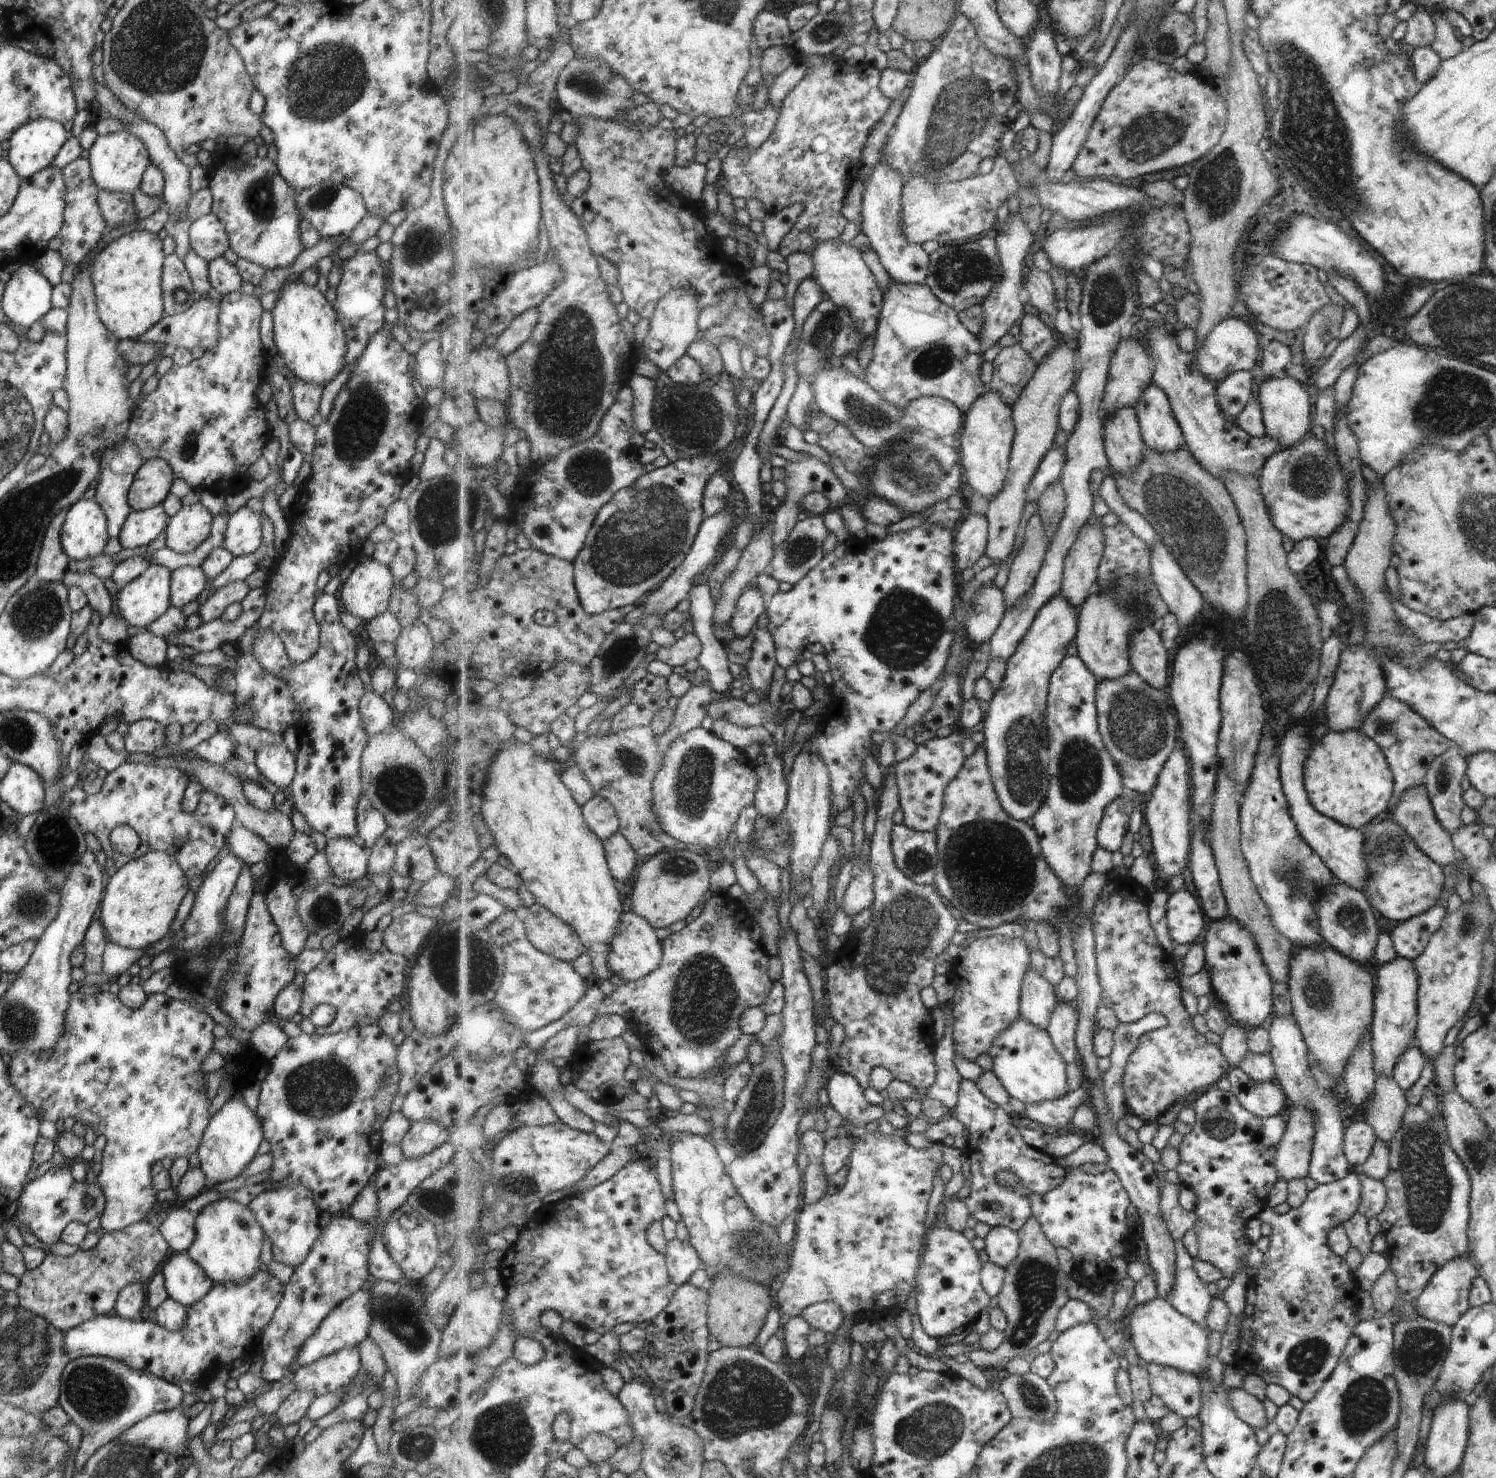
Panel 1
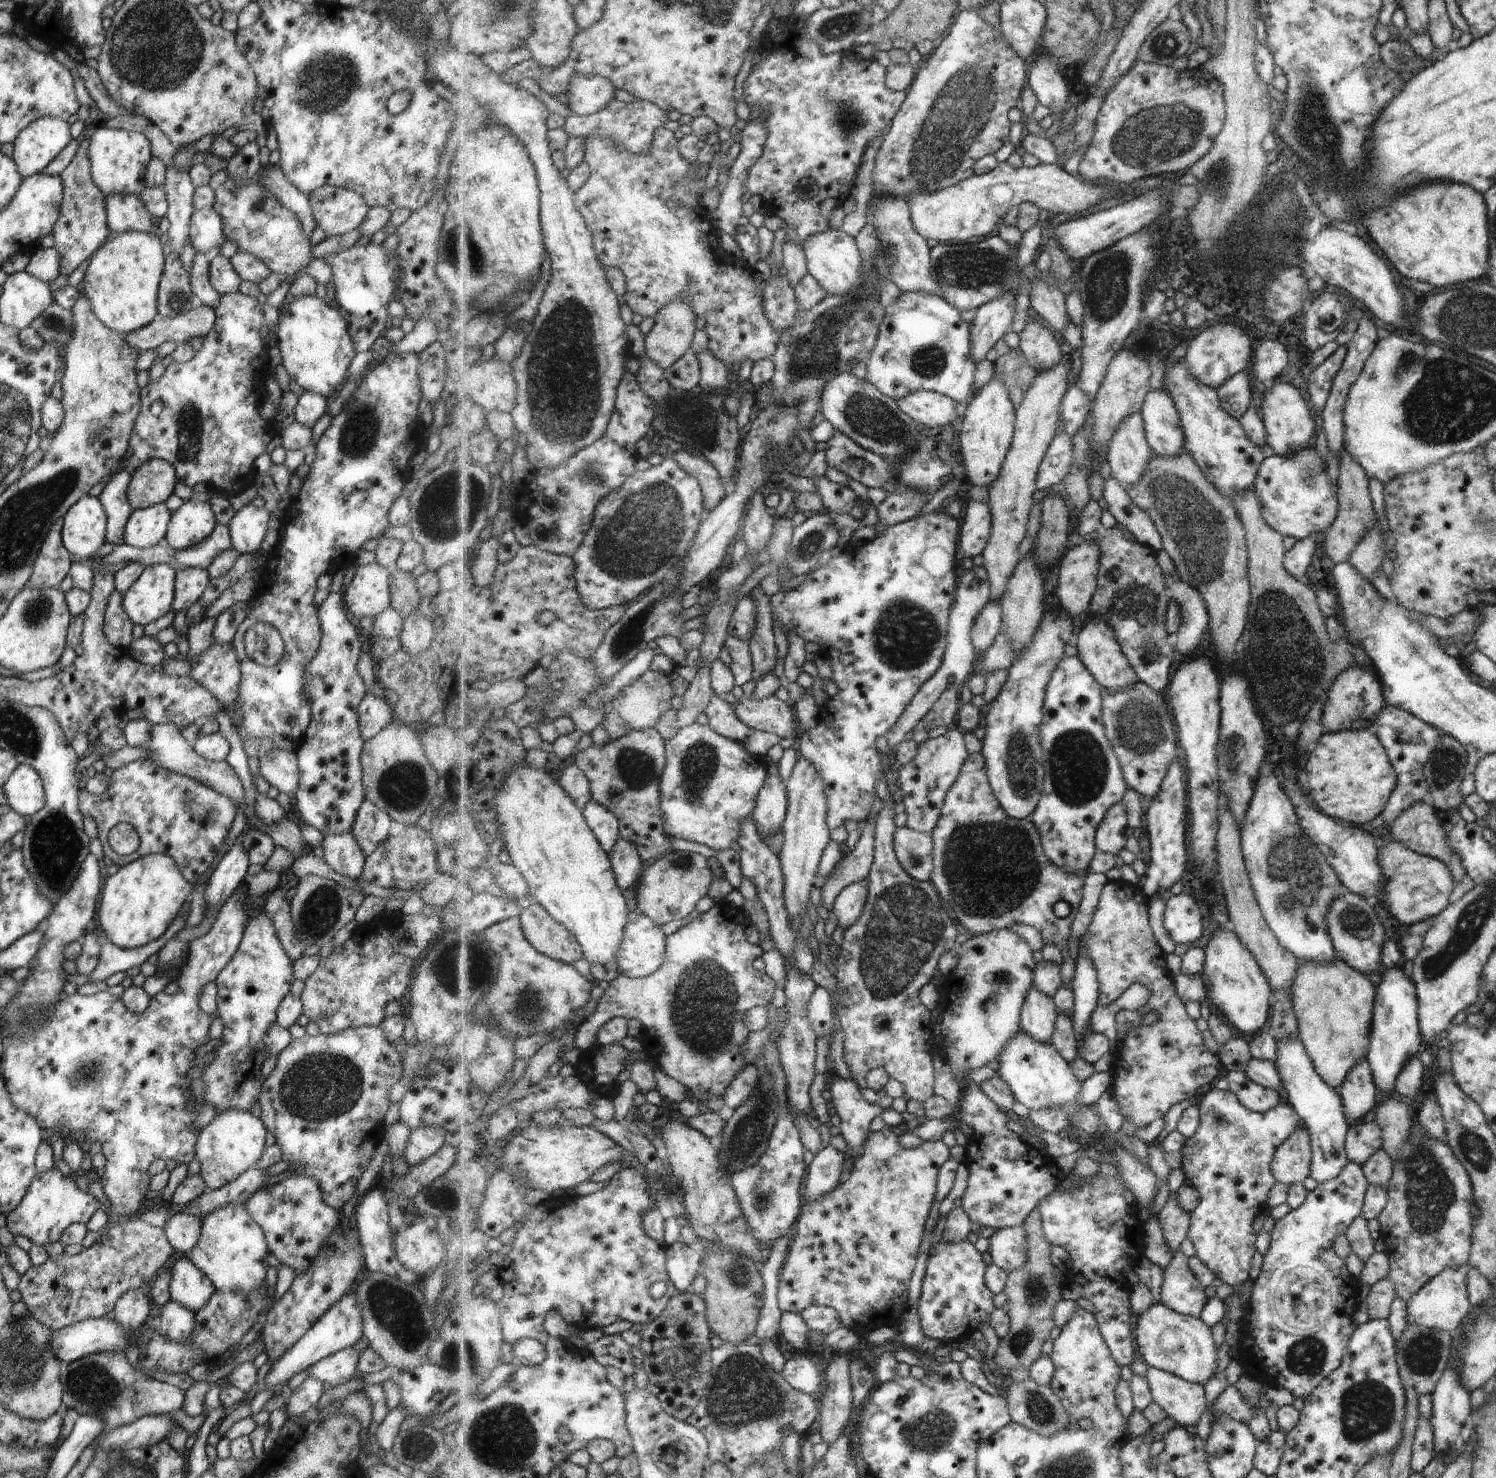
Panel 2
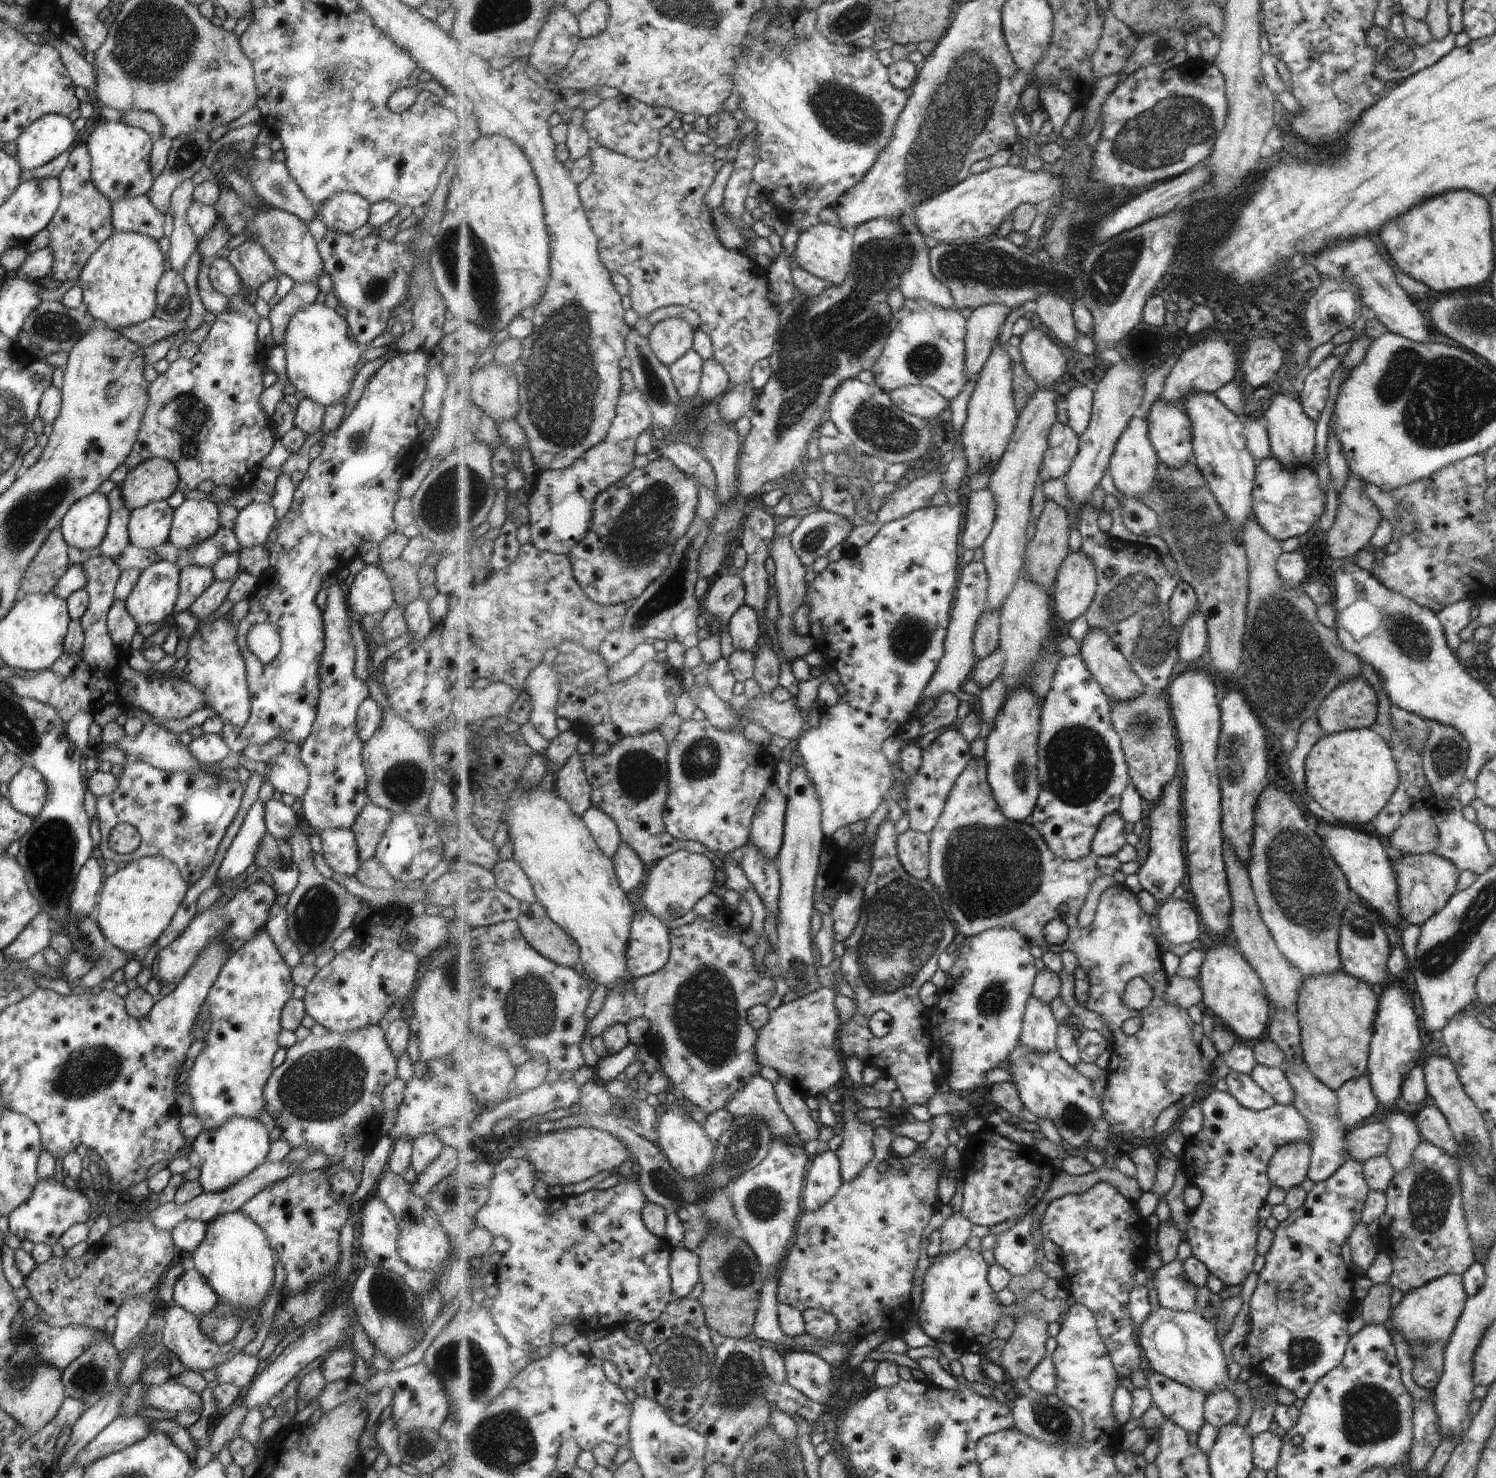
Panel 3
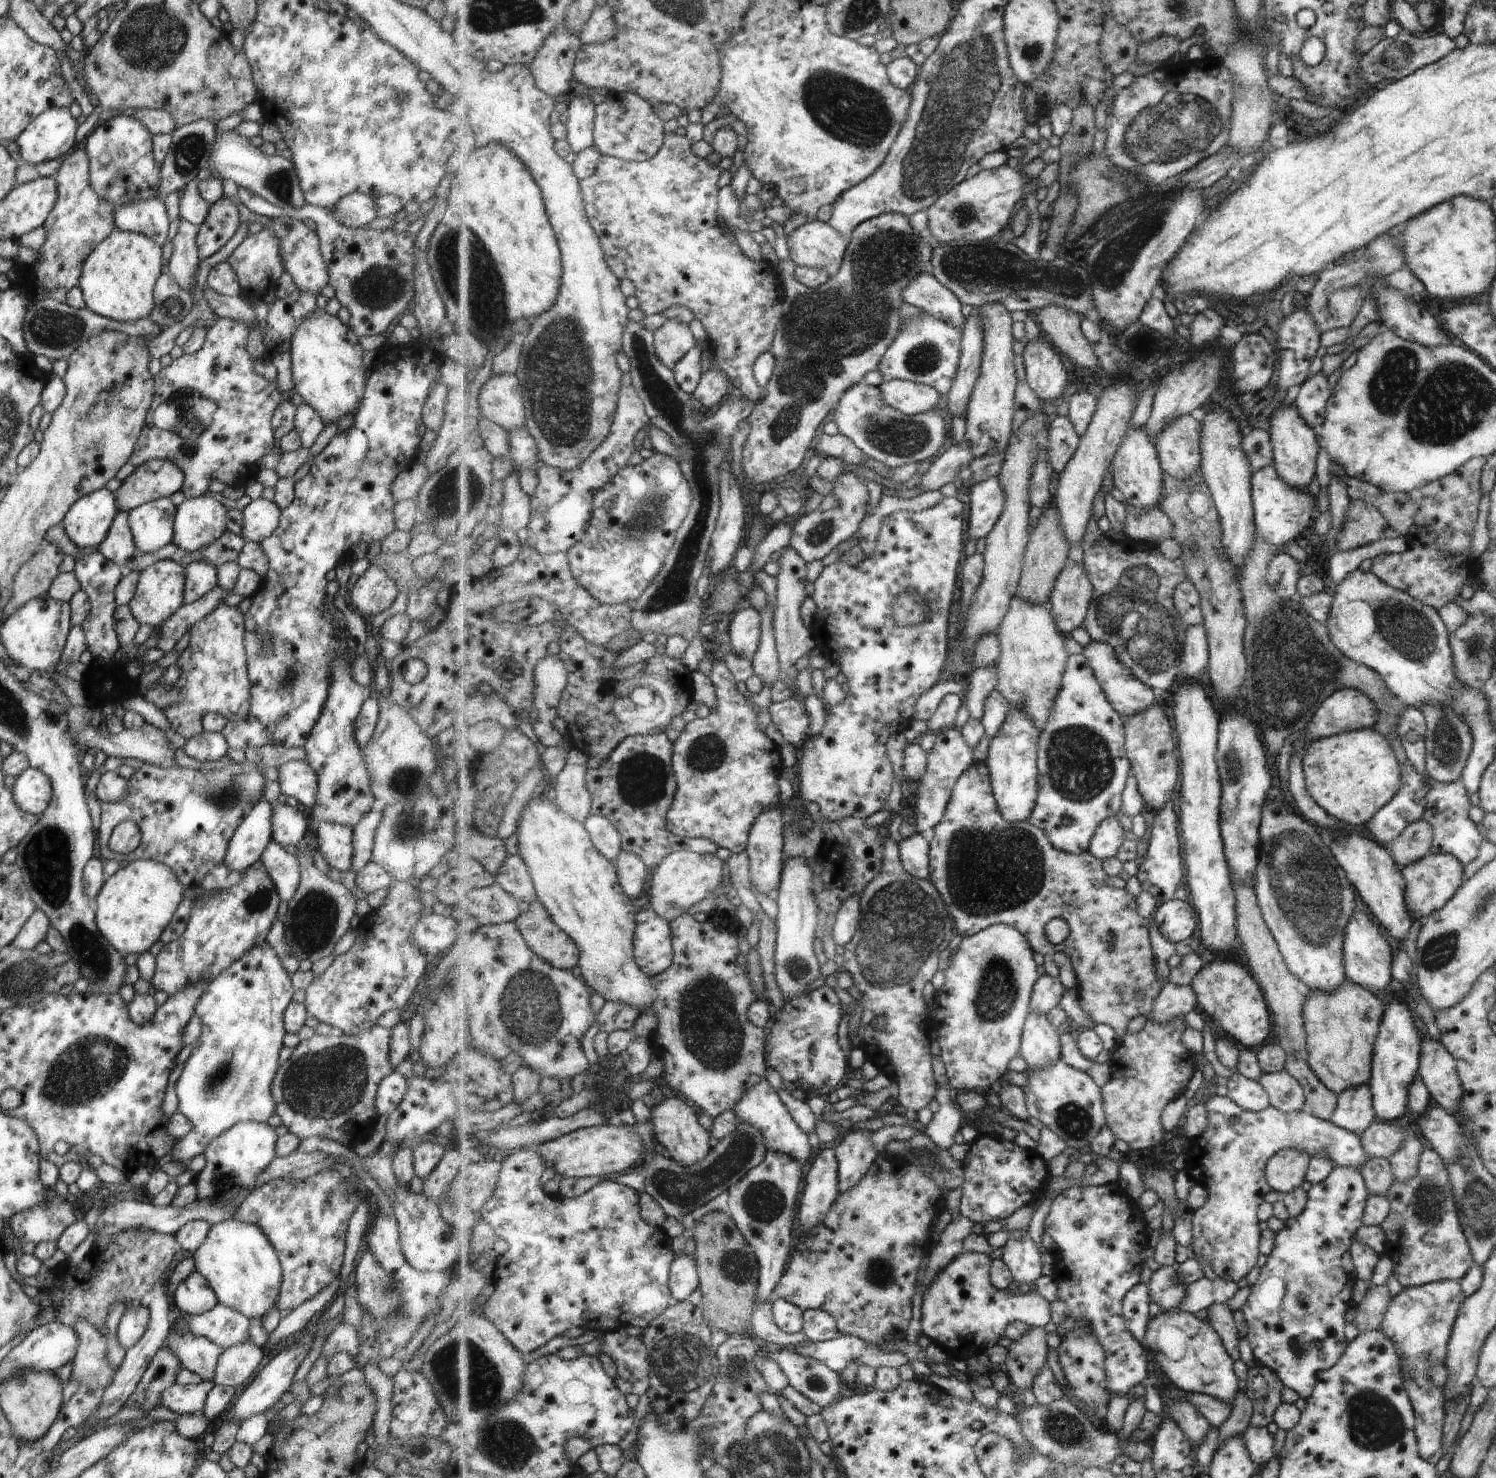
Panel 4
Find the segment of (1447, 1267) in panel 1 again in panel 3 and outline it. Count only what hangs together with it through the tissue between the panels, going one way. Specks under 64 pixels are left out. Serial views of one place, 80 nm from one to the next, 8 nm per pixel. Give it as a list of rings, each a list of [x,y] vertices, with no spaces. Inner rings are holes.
[[[1443,1275],[1422,1284],[1419,1288],[1405,1293],[1401,1301],[1391,1309],[1387,1322],[1404,1336],[1406,1343],[1417,1339],[1429,1339],[1445,1342],[1455,1328],[1457,1319],[1463,1310],[1467,1295],[1462,1287],[1460,1275]]]

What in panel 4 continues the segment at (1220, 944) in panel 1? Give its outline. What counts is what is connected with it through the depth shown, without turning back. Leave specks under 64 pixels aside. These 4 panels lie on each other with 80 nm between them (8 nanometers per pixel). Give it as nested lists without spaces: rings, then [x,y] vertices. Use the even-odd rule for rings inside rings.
[[[1212,960],[1193,979],[1191,986],[1198,998],[1199,1009],[1209,1018],[1213,1026],[1221,1027],[1242,1047],[1260,1046],[1269,1036],[1271,1024],[1269,1014],[1263,1004],[1263,996],[1257,984],[1251,980],[1247,969],[1235,960]]]

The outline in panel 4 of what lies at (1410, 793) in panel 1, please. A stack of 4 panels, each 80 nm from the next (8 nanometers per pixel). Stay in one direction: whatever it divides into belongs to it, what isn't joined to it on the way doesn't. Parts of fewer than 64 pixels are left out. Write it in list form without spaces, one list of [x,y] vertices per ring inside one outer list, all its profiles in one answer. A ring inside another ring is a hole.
[[[1423,819],[1407,824],[1389,844],[1389,852],[1398,867],[1419,860],[1429,852],[1432,830]]]

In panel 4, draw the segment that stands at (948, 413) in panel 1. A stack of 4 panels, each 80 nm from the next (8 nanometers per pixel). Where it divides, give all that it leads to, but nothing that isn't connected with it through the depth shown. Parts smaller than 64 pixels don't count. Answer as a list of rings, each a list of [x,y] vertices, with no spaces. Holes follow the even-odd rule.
[[[892,380],[880,386],[885,402],[908,415],[918,415],[935,409],[940,392],[929,385],[911,381]]]

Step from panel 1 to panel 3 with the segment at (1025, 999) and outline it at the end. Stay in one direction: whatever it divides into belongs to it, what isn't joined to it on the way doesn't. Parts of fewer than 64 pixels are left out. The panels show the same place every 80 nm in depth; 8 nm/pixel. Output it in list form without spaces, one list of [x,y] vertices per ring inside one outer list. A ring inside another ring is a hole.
[[[1033,994],[1025,1007],[1023,1024],[1021,1043],[1042,1053],[1058,1050],[1057,1037],[1060,1022],[1051,1004]]]

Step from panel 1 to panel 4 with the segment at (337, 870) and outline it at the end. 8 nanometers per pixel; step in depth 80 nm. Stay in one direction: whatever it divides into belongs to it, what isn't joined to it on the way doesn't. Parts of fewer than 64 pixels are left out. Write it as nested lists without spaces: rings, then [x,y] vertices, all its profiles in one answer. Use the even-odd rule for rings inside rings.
[[[320,822],[315,830],[317,848],[330,868],[350,870],[352,827],[337,823]]]

